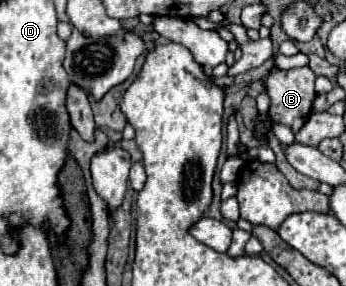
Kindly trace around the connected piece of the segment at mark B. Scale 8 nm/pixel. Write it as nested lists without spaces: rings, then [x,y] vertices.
[[[273,66],[269,76],[265,78],[265,86],[267,86],[267,92],[271,96],[271,106],[269,106],[267,114],[259,114],[255,118],[255,136],[263,144],[267,142],[267,134],[273,130],[273,124],[285,124],[293,130],[293,134],[297,134],[303,128],[303,124],[307,122],[307,118],[313,110],[313,102],[317,98],[315,72],[309,66],[293,68],[293,70],[281,70],[281,68]]]

